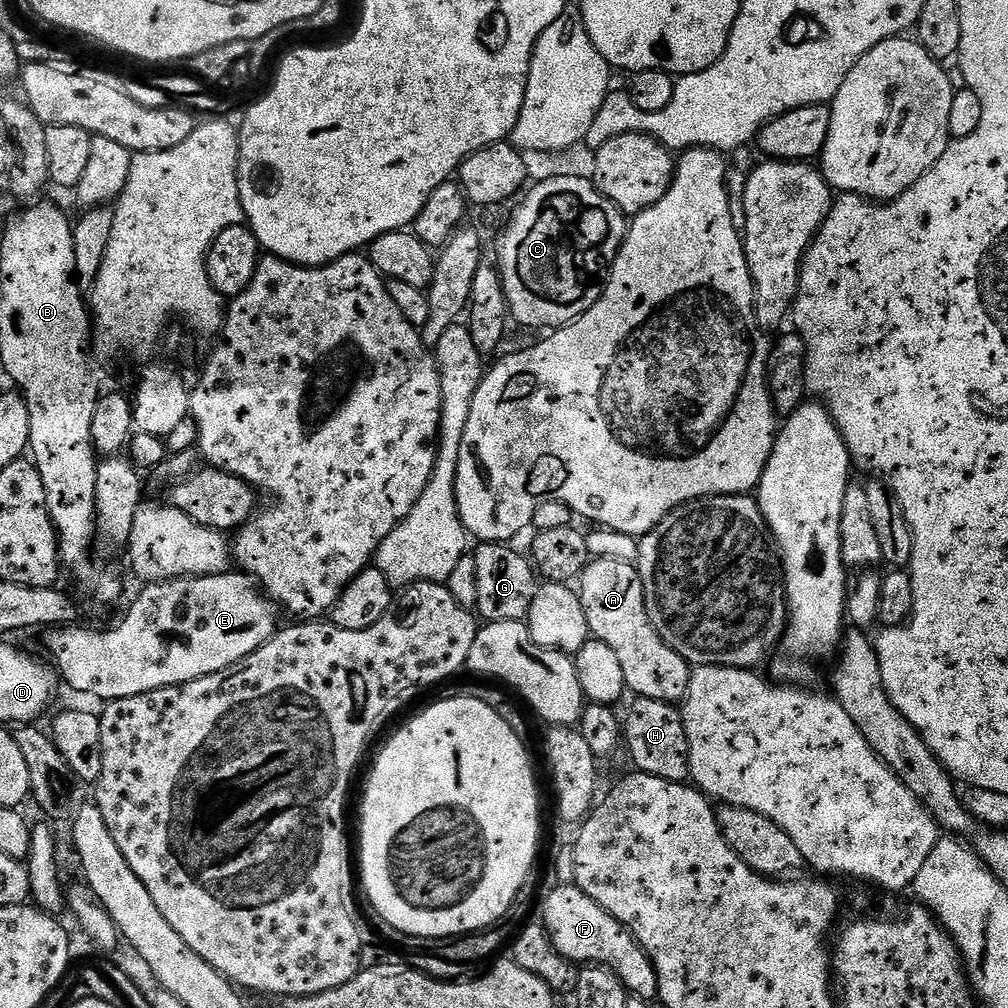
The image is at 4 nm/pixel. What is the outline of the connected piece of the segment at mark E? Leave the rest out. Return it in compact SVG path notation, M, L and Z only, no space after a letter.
M227 570L218 576L184 576L145 583L140 589L124 621L109 632L95 632L81 626L60 626L47 633L48 652L52 655L50 660L63 683L65 680L76 692L97 696L100 702L130 698L226 670L226 666L258 650L258 646L265 644L278 631L272 601L247 572Z

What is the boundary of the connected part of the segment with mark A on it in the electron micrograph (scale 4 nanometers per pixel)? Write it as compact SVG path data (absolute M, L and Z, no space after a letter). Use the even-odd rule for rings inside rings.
M604 556L601 560L596 558L589 559L588 564L584 567L584 573L581 574L578 581L578 591L580 593L580 601L582 602L582 610L586 610L586 622L588 623L588 631L593 637L602 642L606 642L606 646L610 646L610 650L614 650L618 662L622 665L622 674L626 678L626 689L633 697L641 696L642 698L654 698L658 702L666 702L667 704L679 705L684 699L684 695L688 692L688 683L692 677L692 668L687 660L682 659L674 650L670 650L670 646L666 646L666 642L662 642L662 638L658 634L658 630L654 630L654 626L650 622L650 618L646 614L646 602L644 601L644 591L642 590L642 578L638 574L635 563L624 560L615 560L612 556Z

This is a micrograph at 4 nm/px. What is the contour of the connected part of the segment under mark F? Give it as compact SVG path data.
M575 883L560 884L545 898L542 923L548 929L558 954L571 960L573 964L607 964L620 976L620 981L631 995L640 996L649 1002L657 999L656 971L642 946L627 928L623 928L614 917L606 914L606 910L602 910L602 906L598 906L598 902L594 902L594 898L587 896Z

